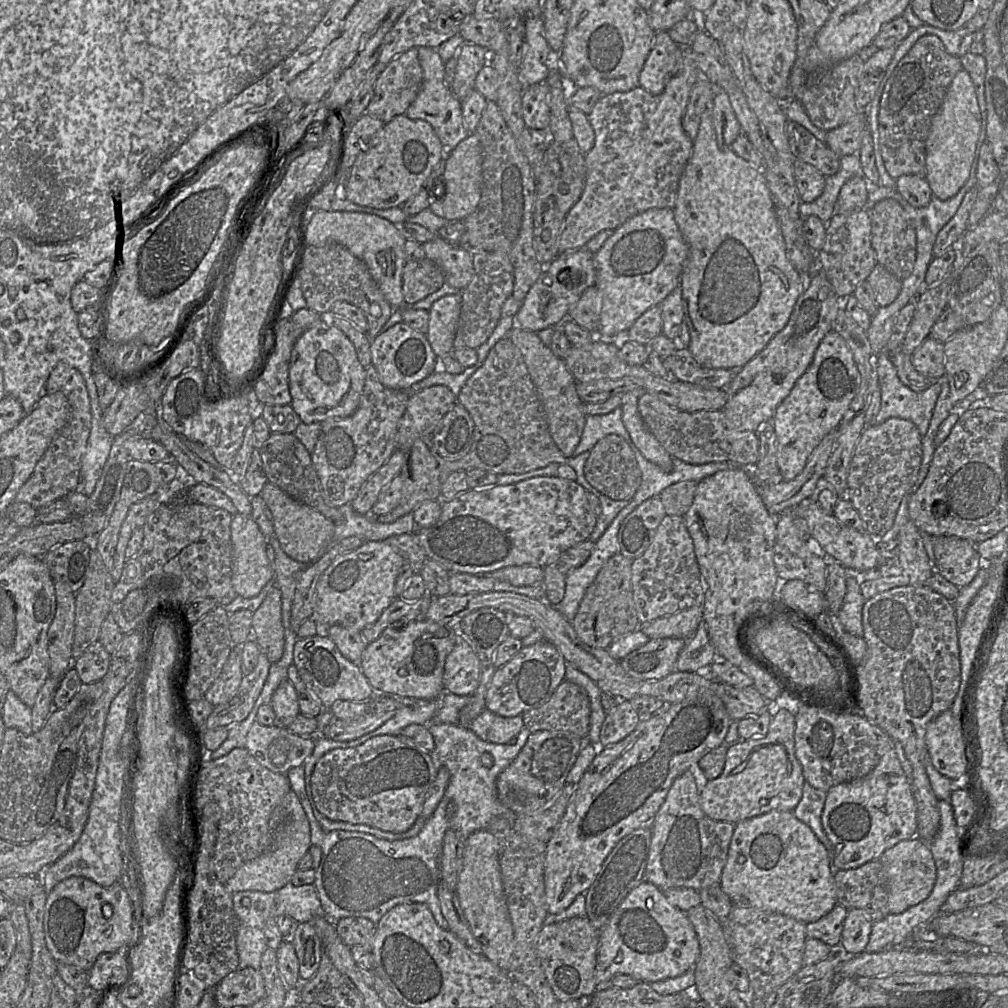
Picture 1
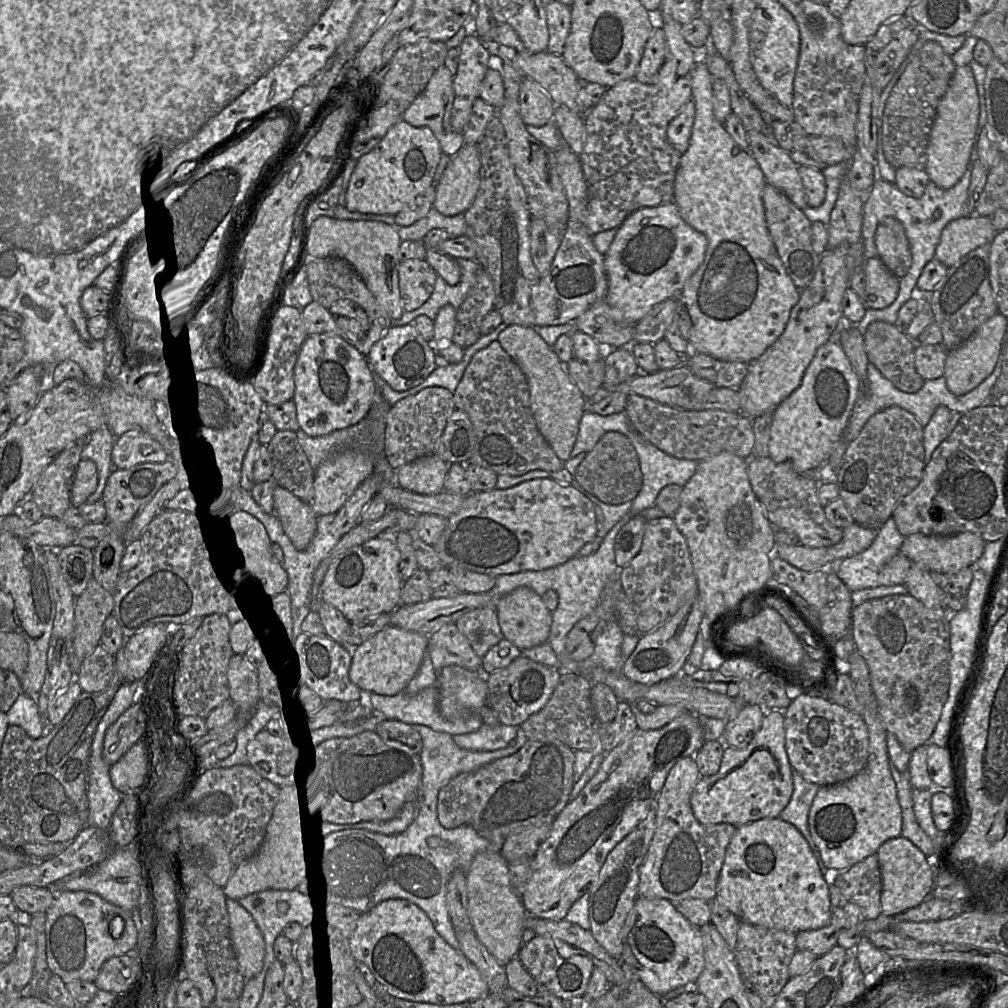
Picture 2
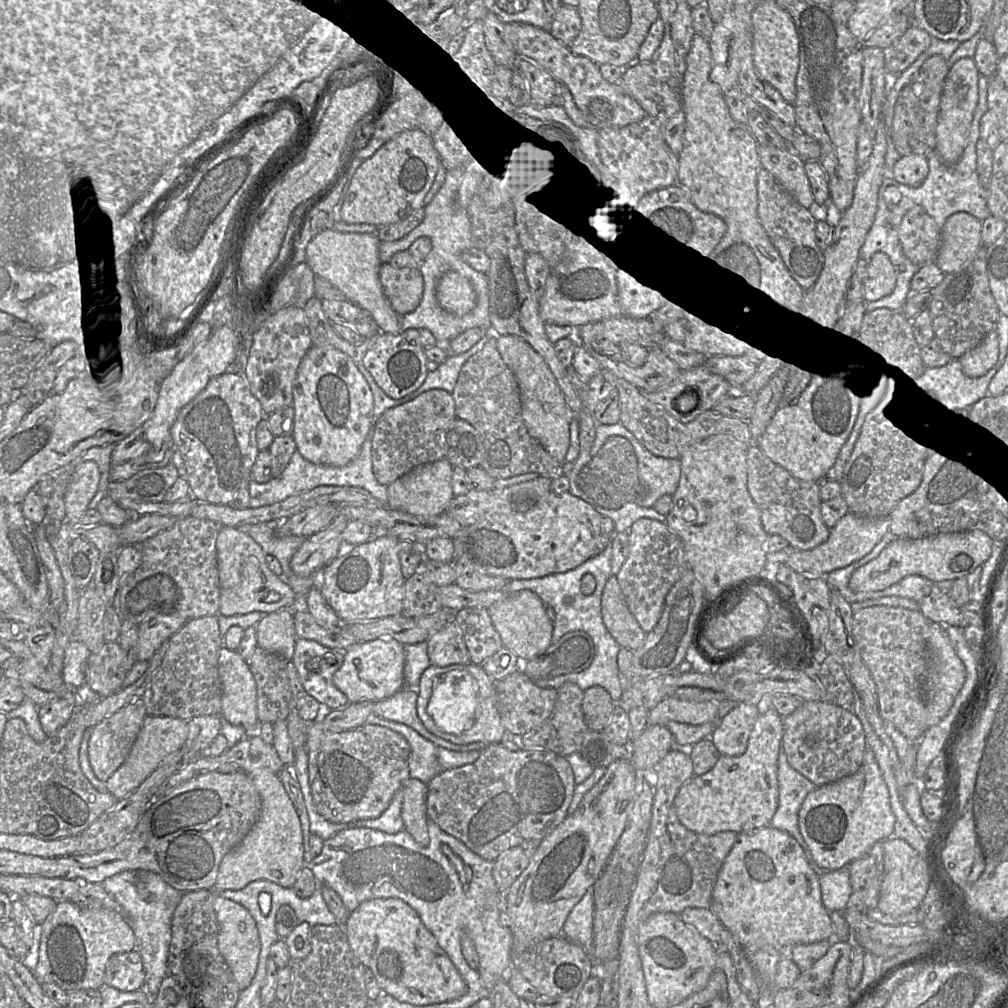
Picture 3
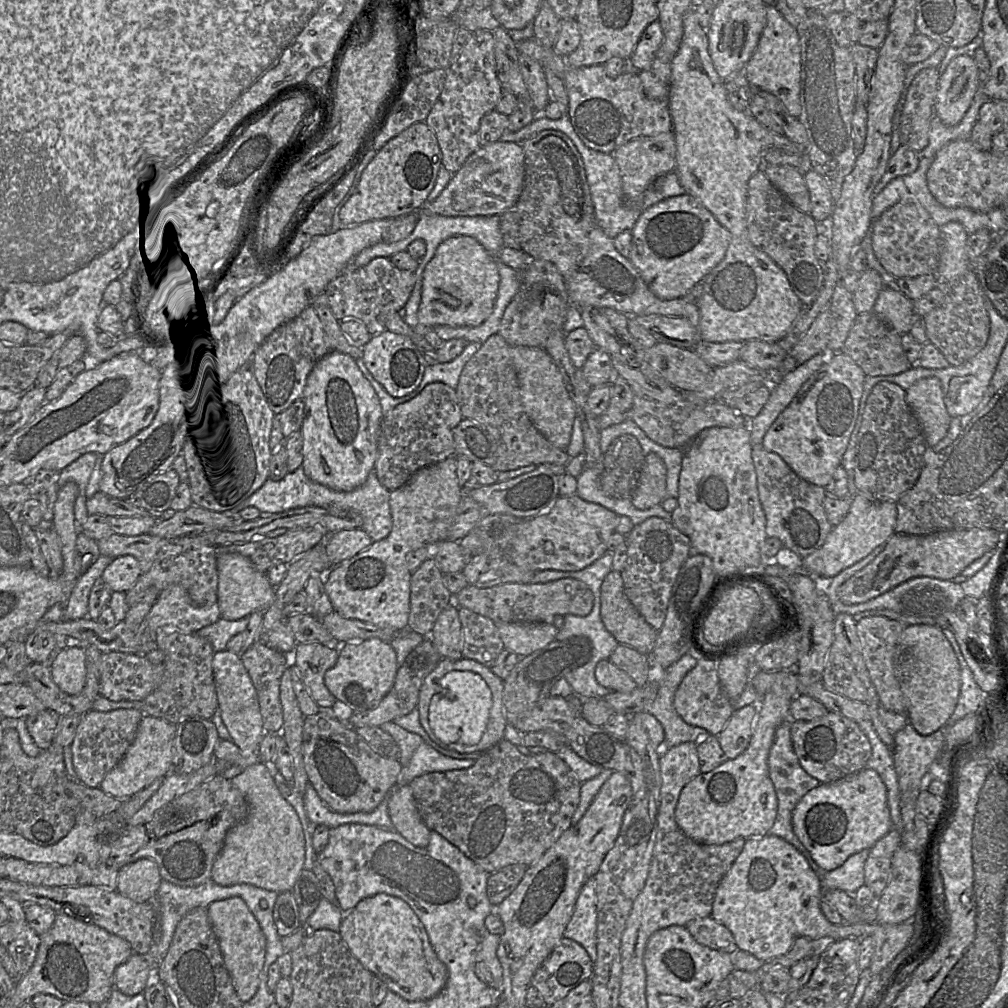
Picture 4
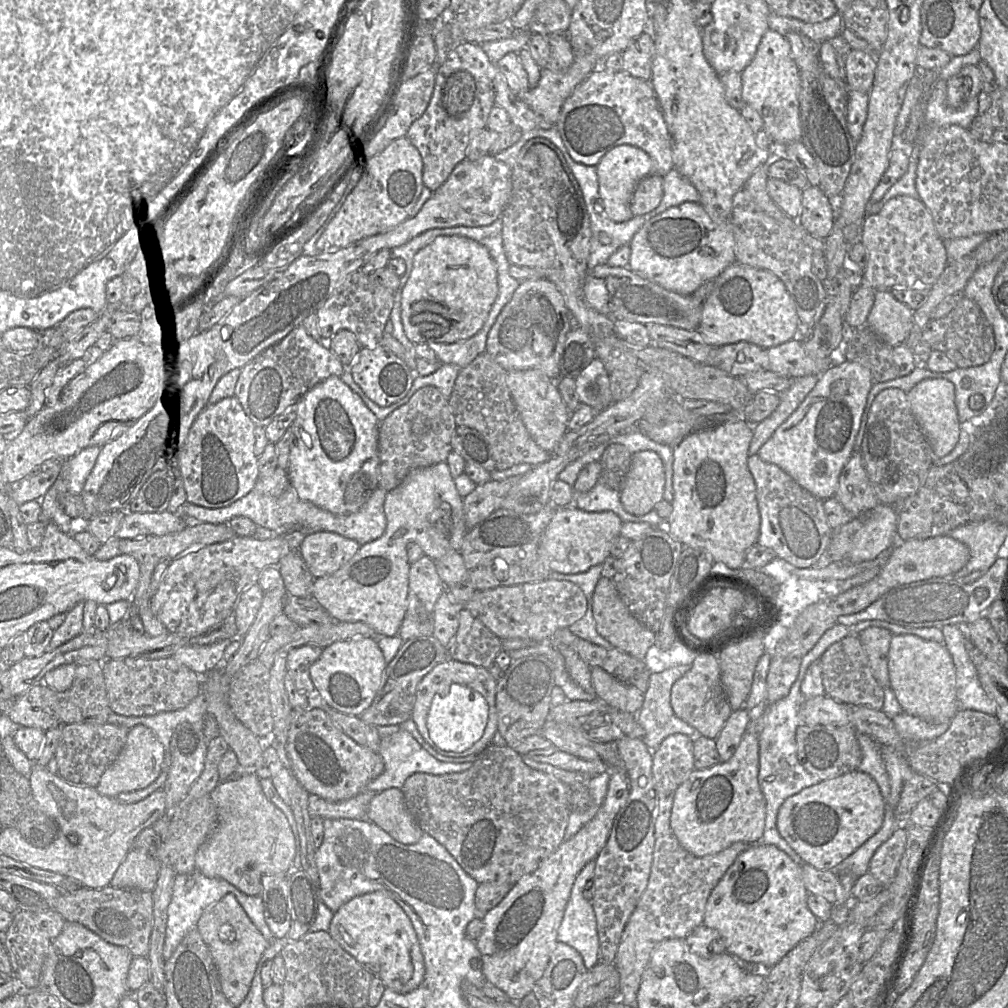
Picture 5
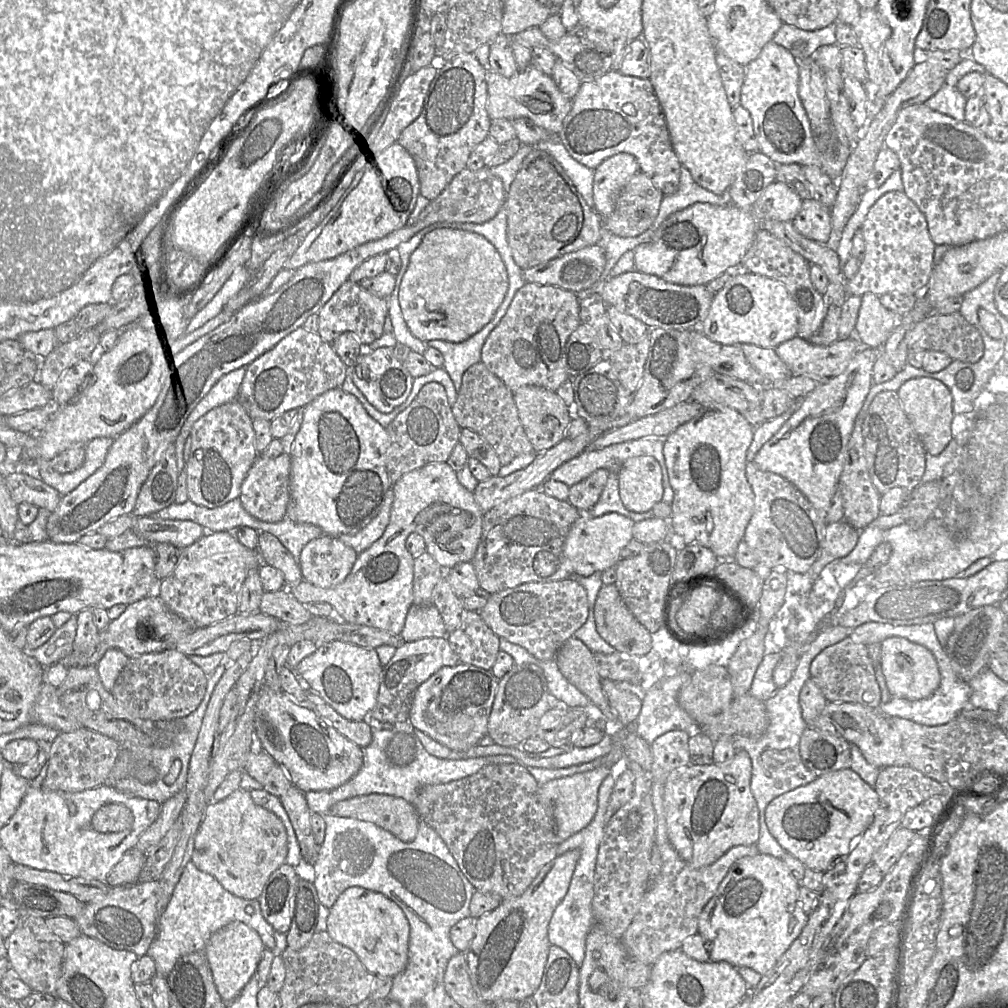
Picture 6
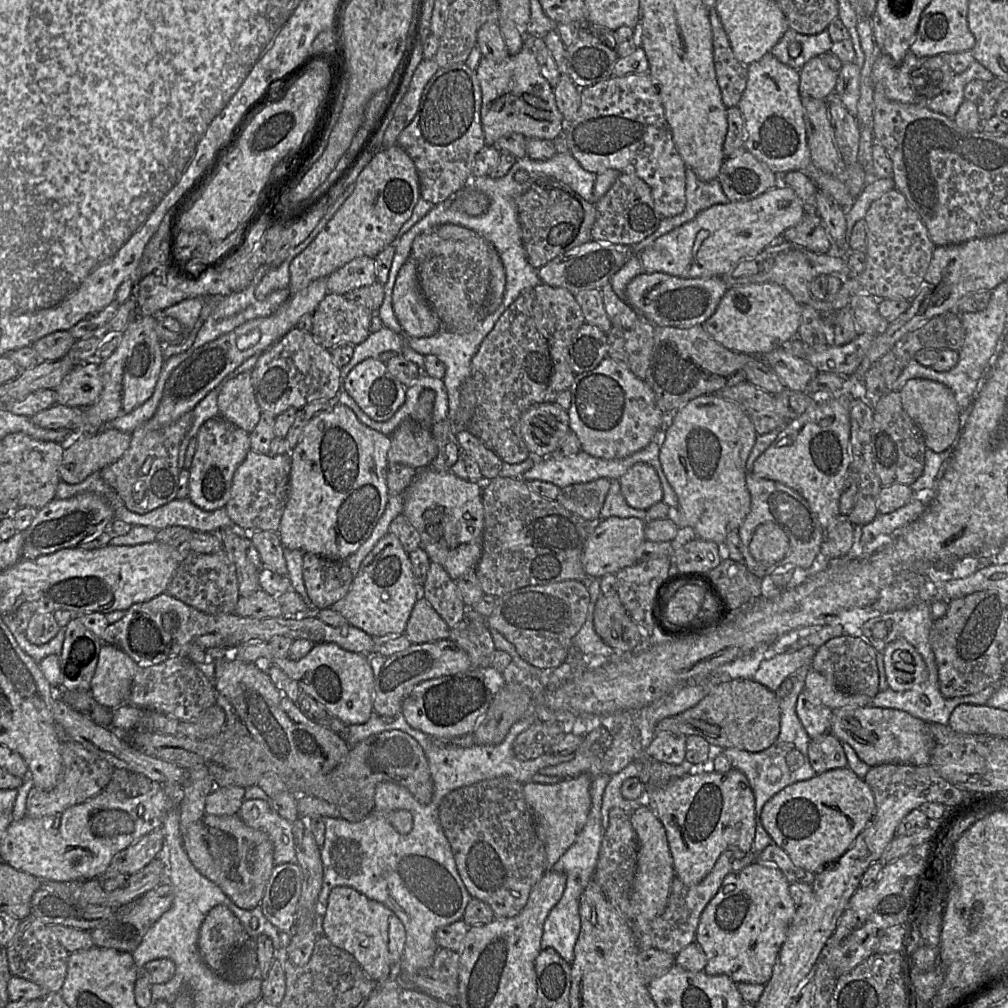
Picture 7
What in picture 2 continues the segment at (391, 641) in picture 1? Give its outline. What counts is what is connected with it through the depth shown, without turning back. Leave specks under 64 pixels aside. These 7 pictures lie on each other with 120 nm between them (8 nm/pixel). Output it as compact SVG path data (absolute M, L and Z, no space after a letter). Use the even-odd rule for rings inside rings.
M387 625L351 650L350 680L363 692L394 696L405 690L417 674L427 652L429 636Z

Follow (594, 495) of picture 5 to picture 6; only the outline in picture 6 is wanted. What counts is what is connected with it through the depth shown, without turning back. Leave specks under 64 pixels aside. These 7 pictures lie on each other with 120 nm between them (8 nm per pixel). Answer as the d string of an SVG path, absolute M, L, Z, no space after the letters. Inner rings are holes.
M611 471L605 487L599 497L597 503L589 511L580 511L580 515L600 517L604 514L616 512L626 516L634 522L640 522L654 517L653 512L636 513L627 510L619 495L619 481L617 471Z

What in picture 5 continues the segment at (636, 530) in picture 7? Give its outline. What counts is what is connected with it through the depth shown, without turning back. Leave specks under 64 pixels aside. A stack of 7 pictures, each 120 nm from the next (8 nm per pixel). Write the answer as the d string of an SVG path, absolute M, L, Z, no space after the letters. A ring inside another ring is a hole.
M573 505L558 508L541 538L542 555L548 559L552 572L562 574L585 572L595 565L602 564L611 555L611 545L620 535L622 524L623 521L612 511L585 512Z

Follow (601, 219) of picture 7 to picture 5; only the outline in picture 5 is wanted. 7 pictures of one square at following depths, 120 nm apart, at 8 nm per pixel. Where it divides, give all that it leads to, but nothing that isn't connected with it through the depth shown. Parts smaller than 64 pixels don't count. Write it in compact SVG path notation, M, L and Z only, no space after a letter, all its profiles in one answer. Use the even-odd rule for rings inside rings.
M655 173L638 183L630 203L633 216L647 214L658 207L663 198L663 183L663 177Z

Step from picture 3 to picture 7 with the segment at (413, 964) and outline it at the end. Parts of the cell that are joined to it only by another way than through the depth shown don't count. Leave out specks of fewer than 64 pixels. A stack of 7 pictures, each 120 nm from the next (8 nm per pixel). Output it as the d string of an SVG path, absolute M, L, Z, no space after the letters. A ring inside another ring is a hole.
M348 886L332 889L323 919L324 934L336 947L350 953L373 981L378 981L391 964L400 963L406 930L397 915L385 905L371 900Z

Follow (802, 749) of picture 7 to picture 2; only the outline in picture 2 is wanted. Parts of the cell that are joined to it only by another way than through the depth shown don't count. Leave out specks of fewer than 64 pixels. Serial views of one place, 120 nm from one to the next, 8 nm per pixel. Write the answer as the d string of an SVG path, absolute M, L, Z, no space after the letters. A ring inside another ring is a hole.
M794 769L792 770L792 777L794 791L790 802L781 812L779 818L794 825L800 831L815 855L818 866L824 876L829 869L824 865L820 857L820 852L812 840L808 825L809 812L820 786L808 782Z

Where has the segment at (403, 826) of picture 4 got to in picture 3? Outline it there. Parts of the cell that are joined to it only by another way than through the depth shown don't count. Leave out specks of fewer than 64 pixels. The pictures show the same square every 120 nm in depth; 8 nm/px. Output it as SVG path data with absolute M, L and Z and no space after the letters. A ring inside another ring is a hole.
M409 778L404 783L401 809L404 830L421 846L429 845L426 799L427 784L414 778Z

